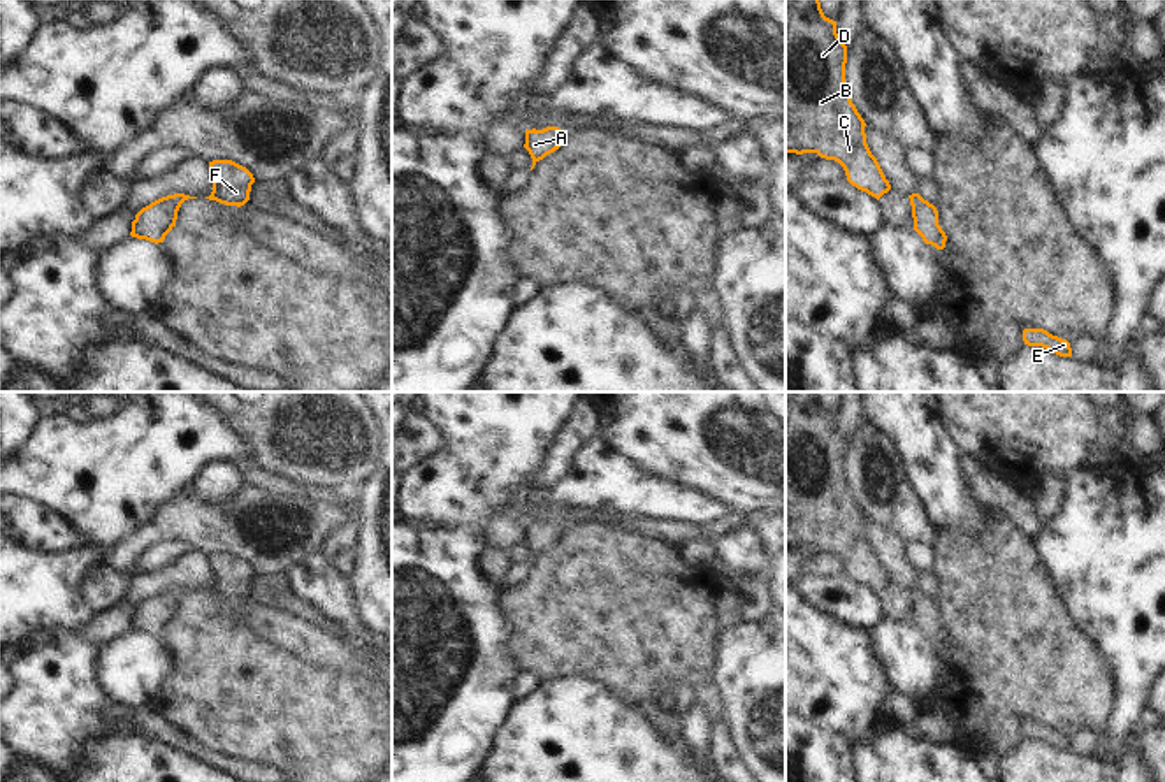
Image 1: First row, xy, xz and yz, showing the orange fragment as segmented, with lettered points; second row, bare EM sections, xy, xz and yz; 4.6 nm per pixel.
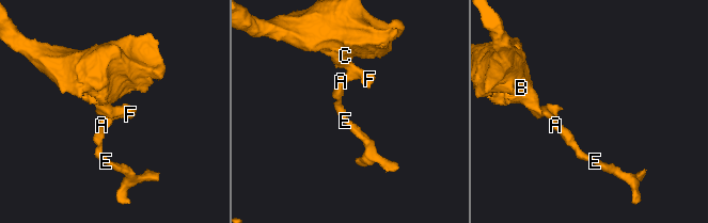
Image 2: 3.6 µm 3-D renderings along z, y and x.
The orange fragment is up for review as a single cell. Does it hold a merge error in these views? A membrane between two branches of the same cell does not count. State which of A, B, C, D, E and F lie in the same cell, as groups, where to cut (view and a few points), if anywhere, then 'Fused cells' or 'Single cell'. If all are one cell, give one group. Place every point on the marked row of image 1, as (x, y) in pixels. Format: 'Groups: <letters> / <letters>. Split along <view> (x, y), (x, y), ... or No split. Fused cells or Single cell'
Groups: A B C D E F. No split. Single cell.

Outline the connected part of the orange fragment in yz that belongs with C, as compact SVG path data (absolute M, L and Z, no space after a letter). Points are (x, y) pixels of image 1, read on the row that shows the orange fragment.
M785 0L785 153L817 153L838 162L847 181L877 200L891 190L866 144L865 119L845 83L847 46L819 0Z

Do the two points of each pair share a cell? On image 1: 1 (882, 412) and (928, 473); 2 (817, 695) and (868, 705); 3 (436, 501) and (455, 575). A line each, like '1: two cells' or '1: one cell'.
1: one cell
2: one cell
3: two cells

